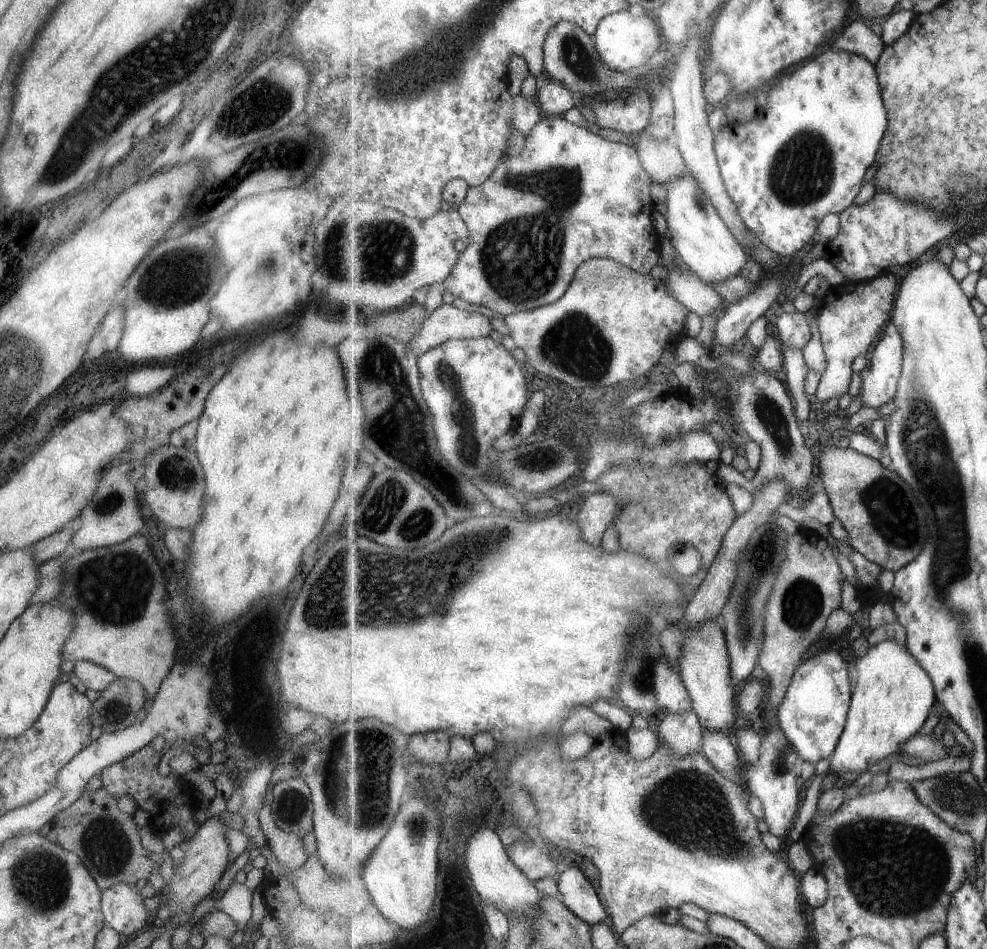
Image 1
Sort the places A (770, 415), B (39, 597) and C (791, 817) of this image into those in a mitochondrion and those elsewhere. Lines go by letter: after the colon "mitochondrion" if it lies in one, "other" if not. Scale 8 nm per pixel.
A: mitochondrion
B: other
C: other

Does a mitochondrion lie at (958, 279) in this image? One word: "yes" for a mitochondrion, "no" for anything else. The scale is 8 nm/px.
no

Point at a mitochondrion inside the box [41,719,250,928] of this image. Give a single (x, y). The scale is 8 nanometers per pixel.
(105, 847)

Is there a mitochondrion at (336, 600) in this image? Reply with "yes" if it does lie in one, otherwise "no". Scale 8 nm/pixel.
yes

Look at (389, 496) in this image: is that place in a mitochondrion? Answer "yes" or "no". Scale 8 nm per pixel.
yes

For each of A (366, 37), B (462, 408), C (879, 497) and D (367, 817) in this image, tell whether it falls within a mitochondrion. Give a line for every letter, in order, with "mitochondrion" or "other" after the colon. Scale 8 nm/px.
A: other
B: mitochondrion
C: mitochondrion
D: mitochondrion

